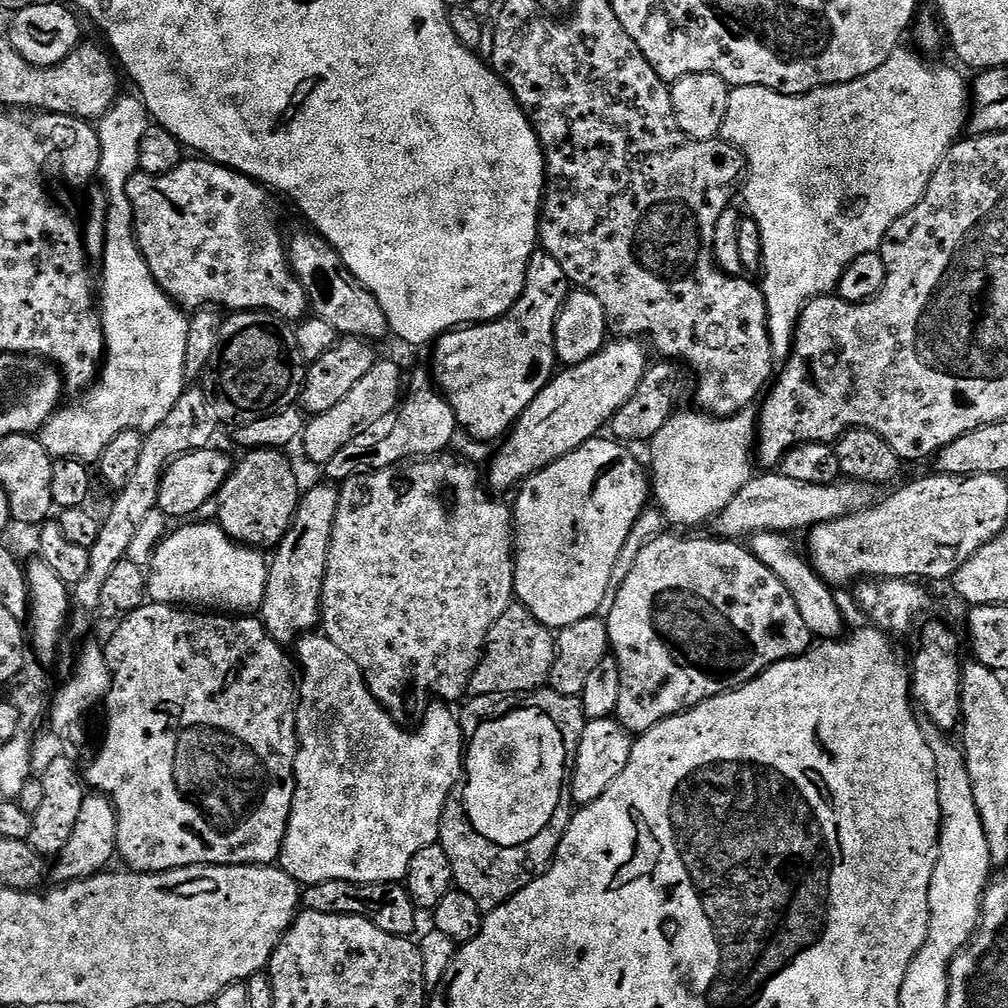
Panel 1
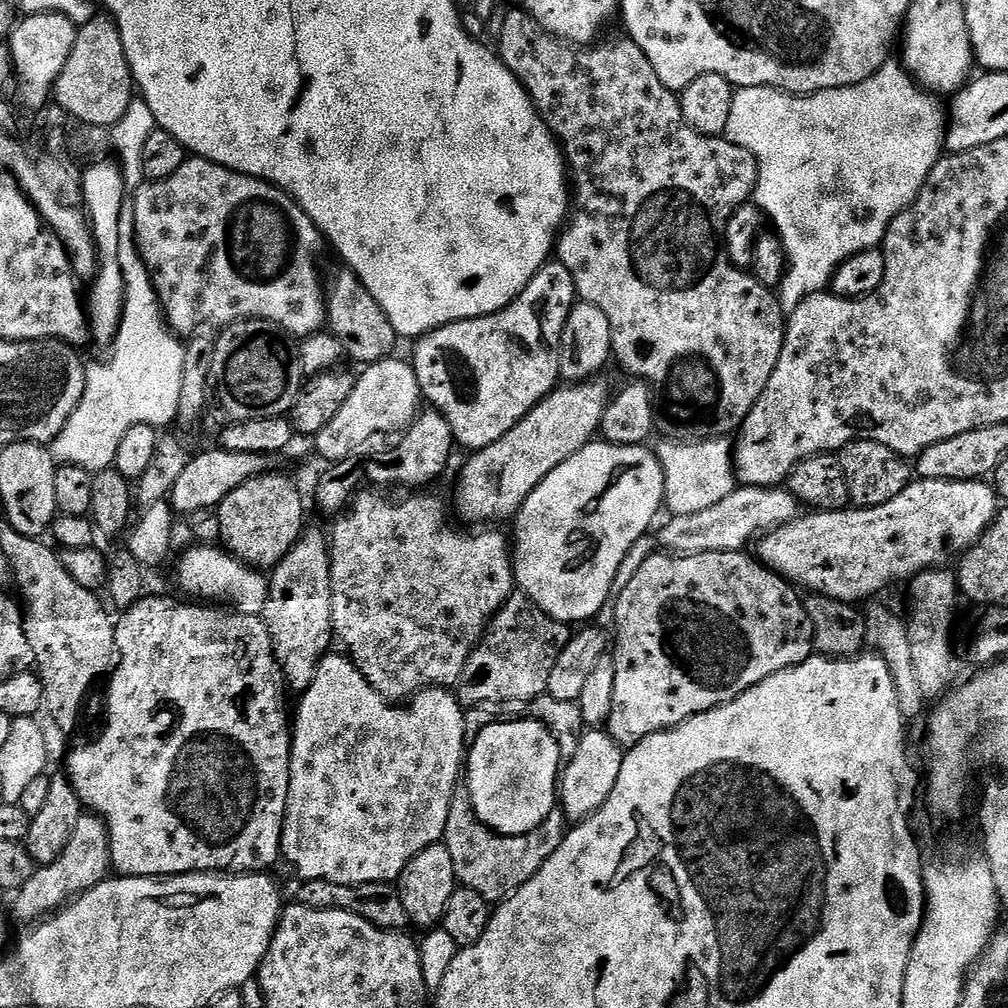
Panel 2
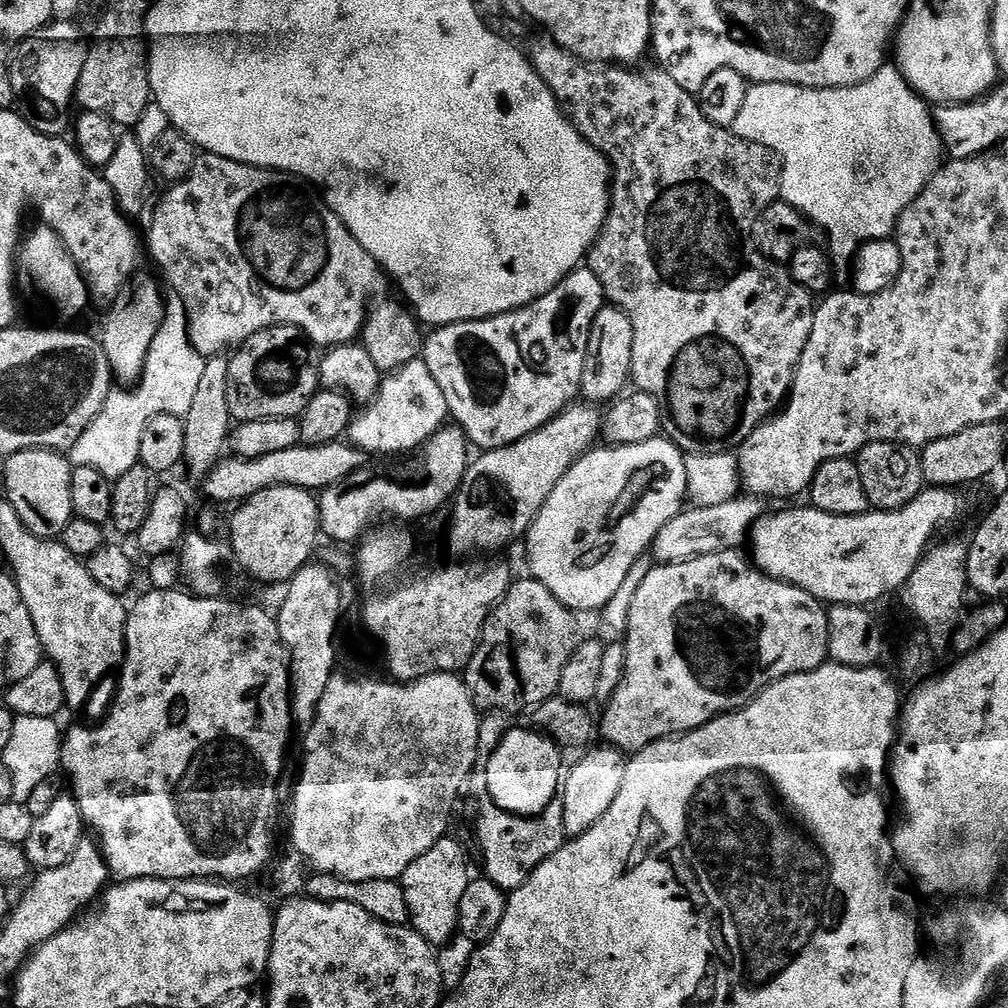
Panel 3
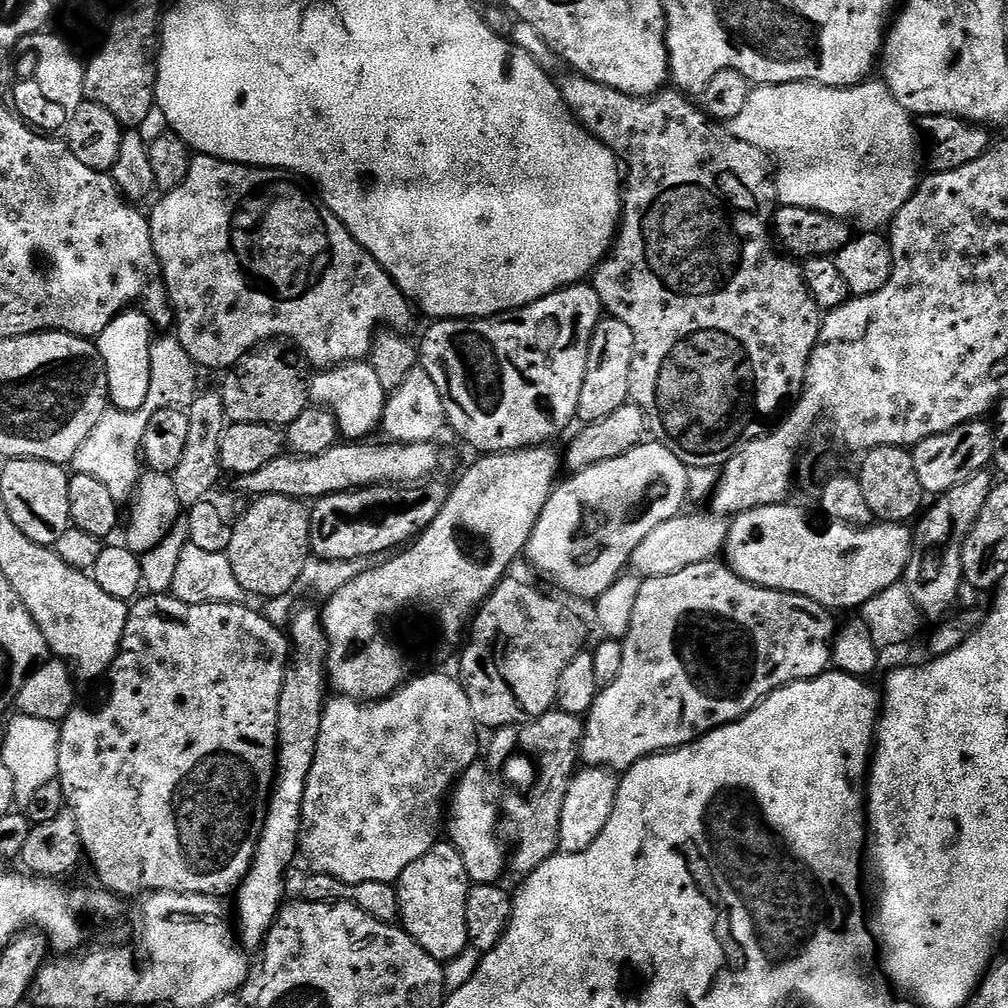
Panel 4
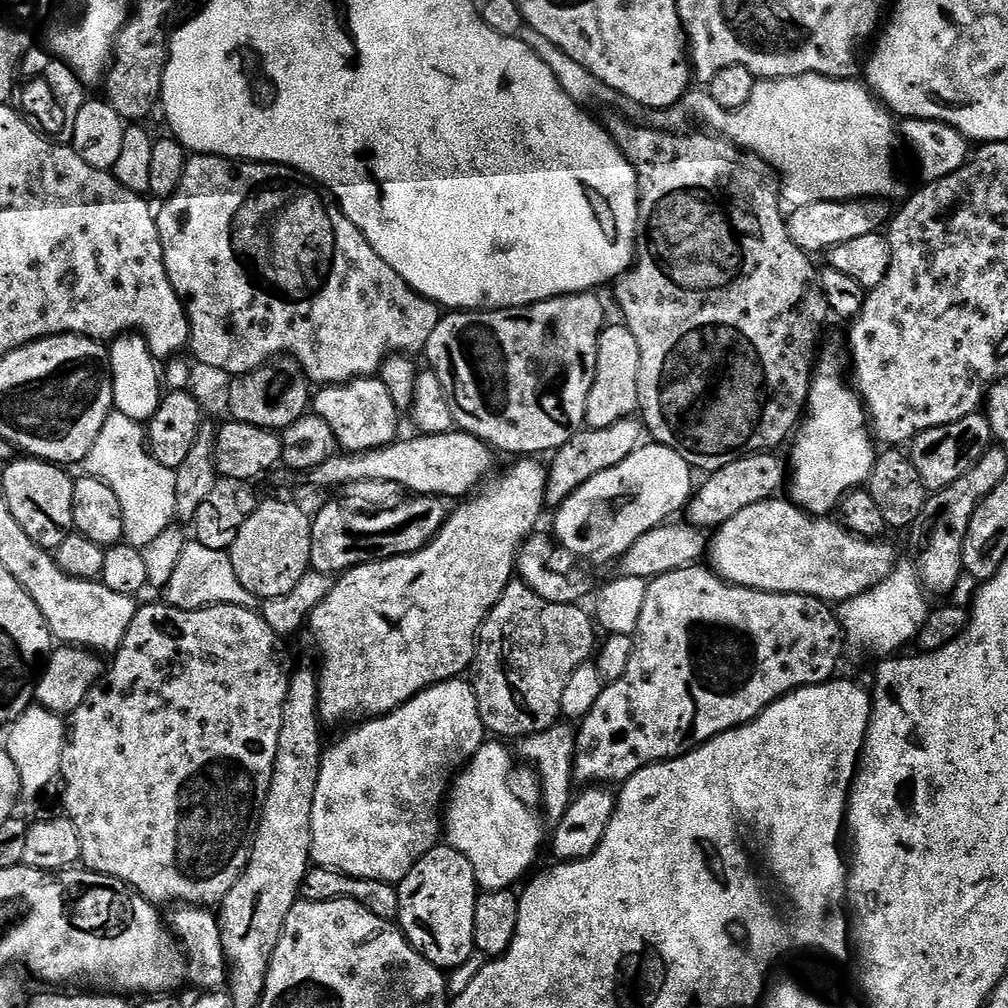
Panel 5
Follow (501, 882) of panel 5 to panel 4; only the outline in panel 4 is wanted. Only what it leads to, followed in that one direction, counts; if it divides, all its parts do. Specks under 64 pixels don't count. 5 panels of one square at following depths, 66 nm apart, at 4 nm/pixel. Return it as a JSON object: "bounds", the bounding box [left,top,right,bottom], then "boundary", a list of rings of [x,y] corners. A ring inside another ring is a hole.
{"bounds":[446,763,506,885],"boundary":[[[483,763],[470,765],[455,785],[446,808],[446,836],[447,832],[449,836],[447,839],[452,847],[458,850],[458,854],[462,854],[462,862],[473,885],[495,884],[501,879],[499,876],[503,874],[504,868],[506,872],[502,816],[498,811],[498,804],[496,806],[484,789],[484,772],[486,773],[486,768]]]}

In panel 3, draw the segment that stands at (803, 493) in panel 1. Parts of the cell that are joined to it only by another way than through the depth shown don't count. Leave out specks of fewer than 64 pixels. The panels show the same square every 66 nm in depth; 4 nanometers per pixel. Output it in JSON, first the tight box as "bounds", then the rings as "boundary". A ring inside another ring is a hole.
{"bounds":[650,498,766,565],"boundary":[[[733,498],[722,502],[722,506],[705,508],[689,507],[682,510],[652,541],[650,556],[657,565],[682,564],[687,560],[696,560],[700,556],[713,556],[719,552],[730,552],[739,549],[740,543],[749,539],[752,525],[765,515],[766,508],[756,498]],[[761,504],[761,505],[760,505]],[[689,511],[689,512],[688,512]]]}

